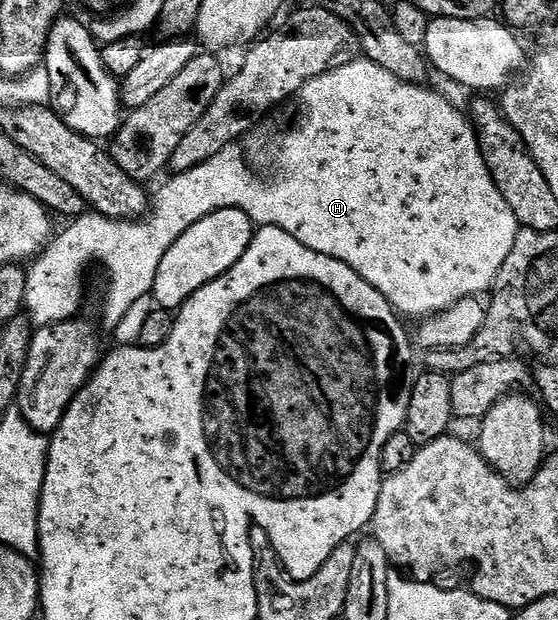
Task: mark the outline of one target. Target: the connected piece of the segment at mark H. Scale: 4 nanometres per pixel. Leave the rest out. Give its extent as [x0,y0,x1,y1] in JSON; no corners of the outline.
[24,59,522,350]

